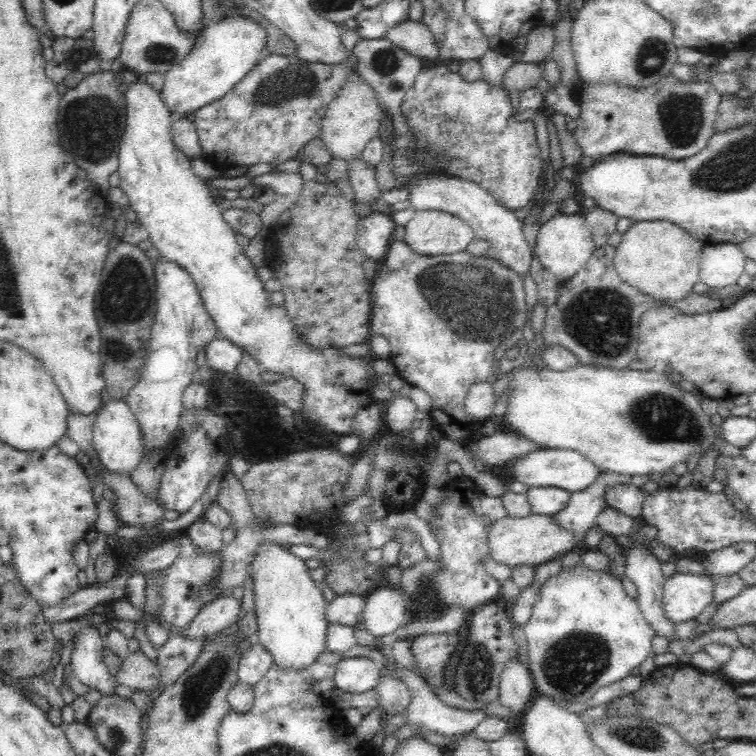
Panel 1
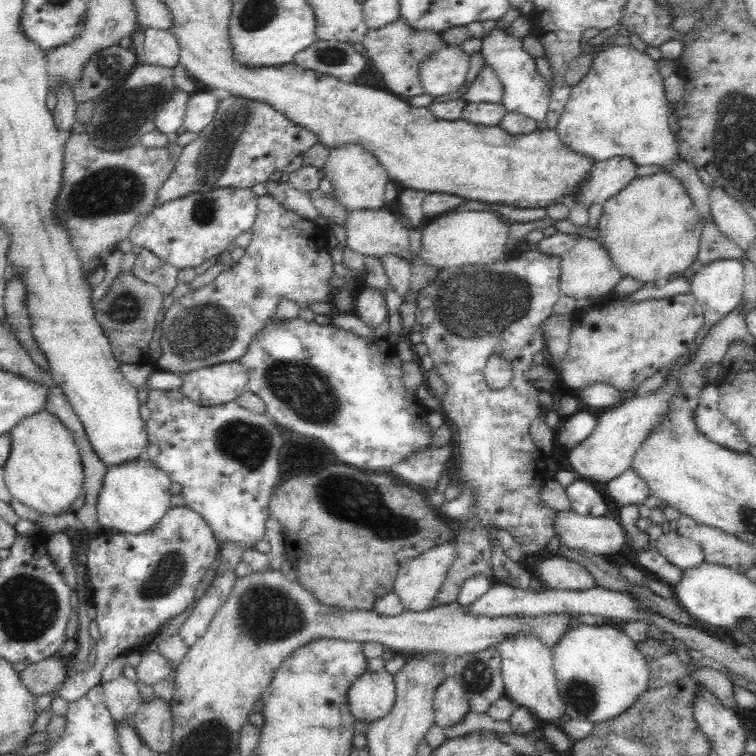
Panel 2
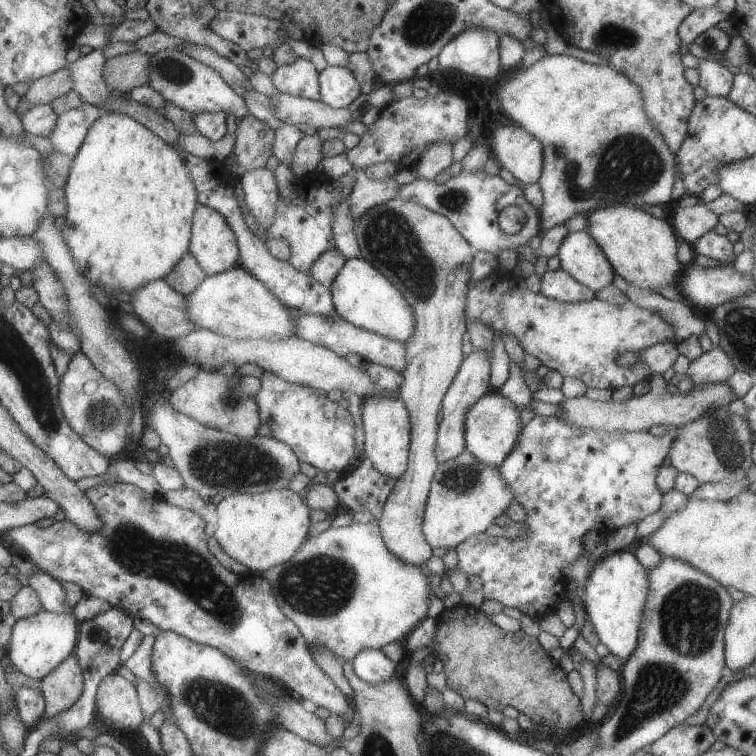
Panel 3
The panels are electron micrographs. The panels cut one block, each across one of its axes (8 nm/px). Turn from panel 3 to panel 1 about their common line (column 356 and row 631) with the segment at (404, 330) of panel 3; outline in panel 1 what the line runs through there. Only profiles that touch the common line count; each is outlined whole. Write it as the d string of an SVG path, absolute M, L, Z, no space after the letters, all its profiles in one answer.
M262 544L252 564L251 576L254 577L255 615L257 618L257 634L255 641L271 655L273 664L285 670L302 672L308 670L320 656L328 652L326 648L326 631L330 624L326 616L327 603L323 598L320 584L316 584L309 575L304 562L291 554L286 546L280 544Z

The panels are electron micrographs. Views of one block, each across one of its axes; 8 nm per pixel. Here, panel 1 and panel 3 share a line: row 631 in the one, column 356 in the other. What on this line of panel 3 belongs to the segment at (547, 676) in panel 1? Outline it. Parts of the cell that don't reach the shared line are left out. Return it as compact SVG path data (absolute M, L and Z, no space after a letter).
M351 523L349 526L344 527L329 527L327 530L321 532L321 534L317 534L317 536L303 540L299 550L297 550L295 554L292 554L289 560L286 560L283 564L273 566L273 568L264 571L260 575L269 582L277 606L286 618L289 618L289 620L297 626L305 642L308 645L319 645L328 648L335 656L339 656L343 660L351 660L357 652L361 652L361 650L377 650L390 642L403 643L406 637L427 618L428 596L429 594L433 594L430 588L429 574L423 574L423 570L421 570L419 566L403 564L399 558L395 558L395 556L385 548L379 526L373 523Z

